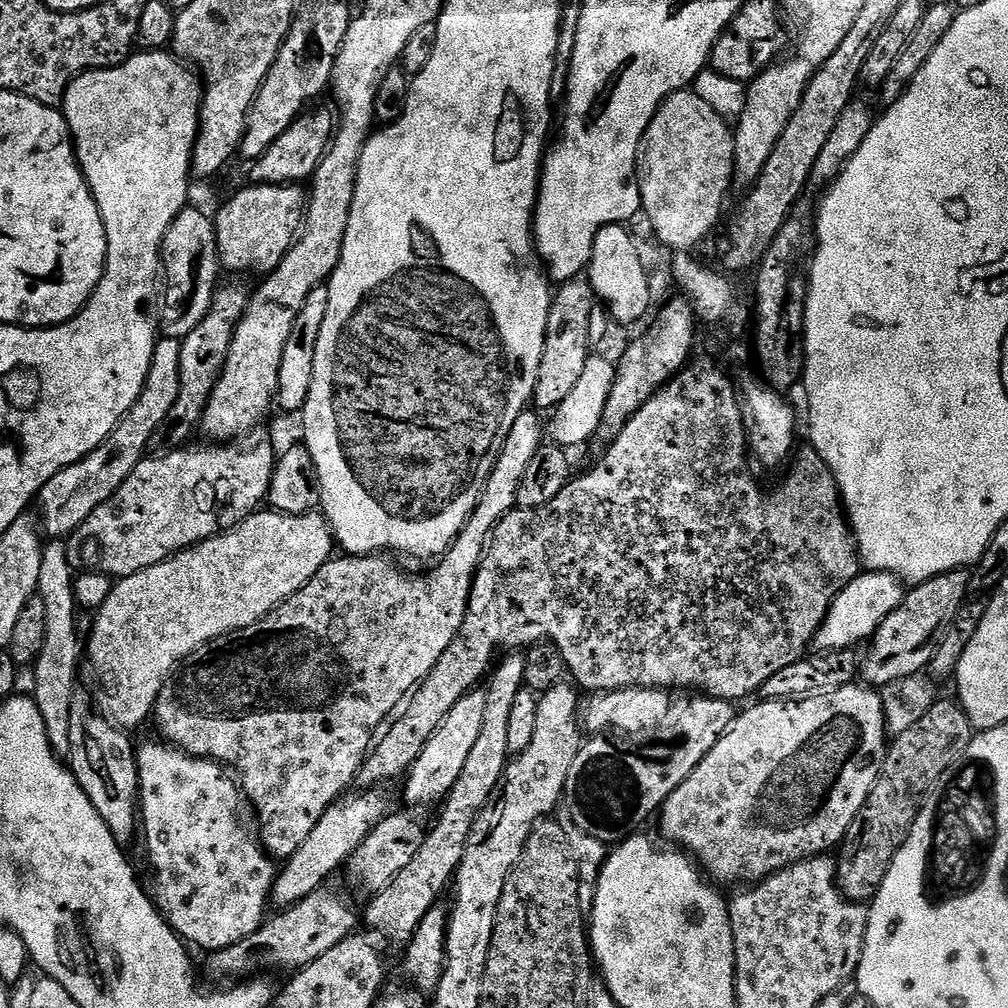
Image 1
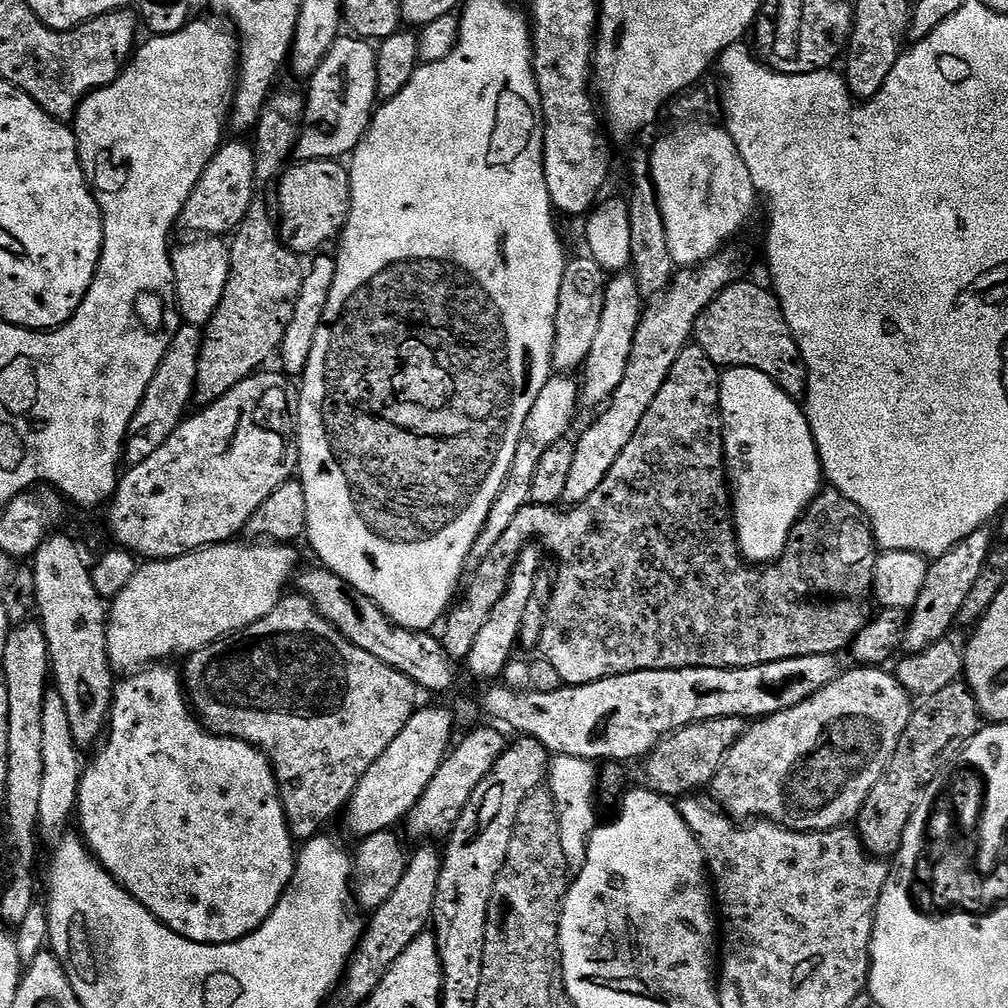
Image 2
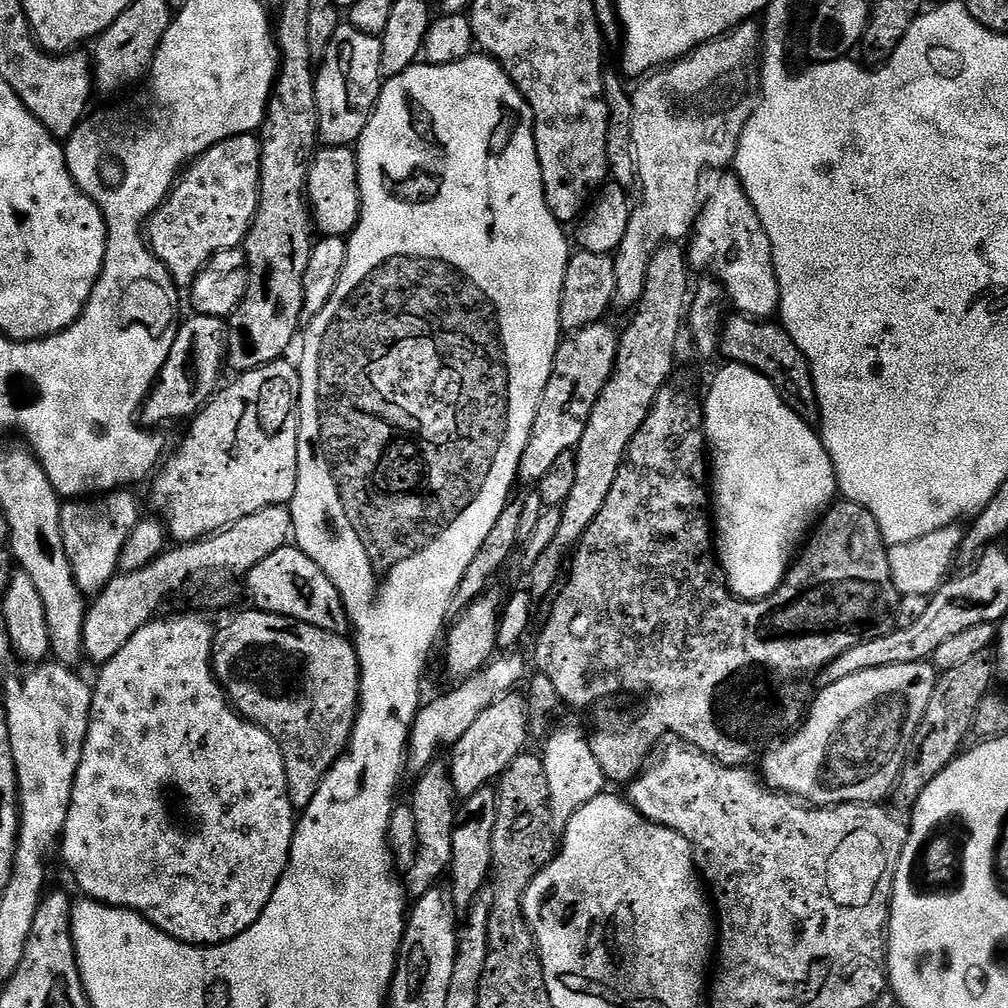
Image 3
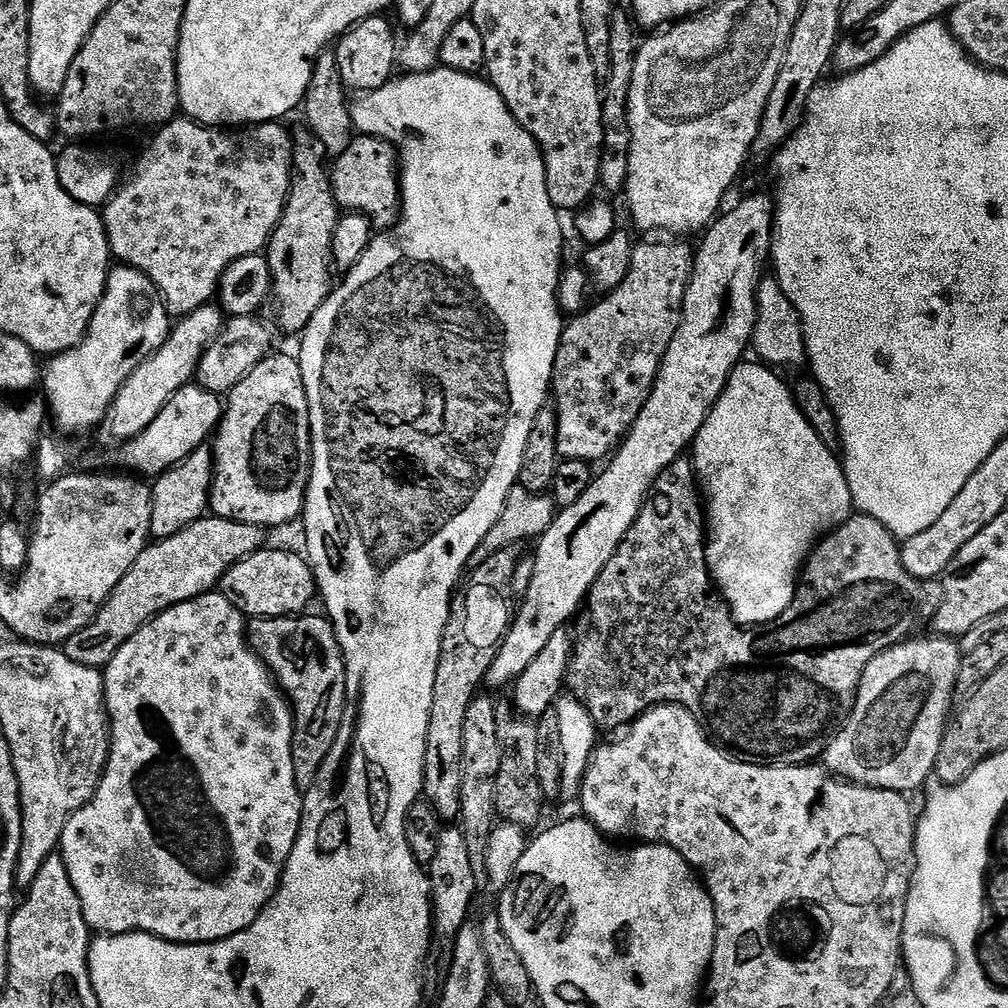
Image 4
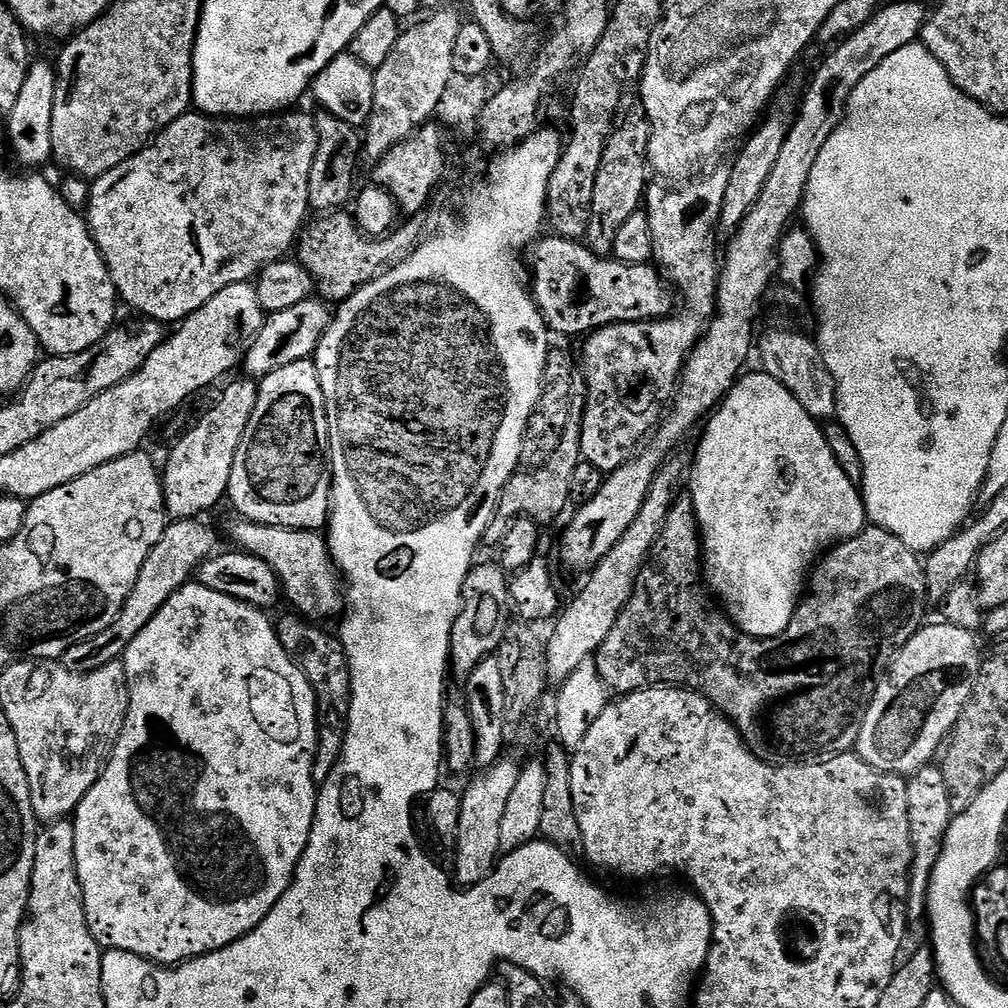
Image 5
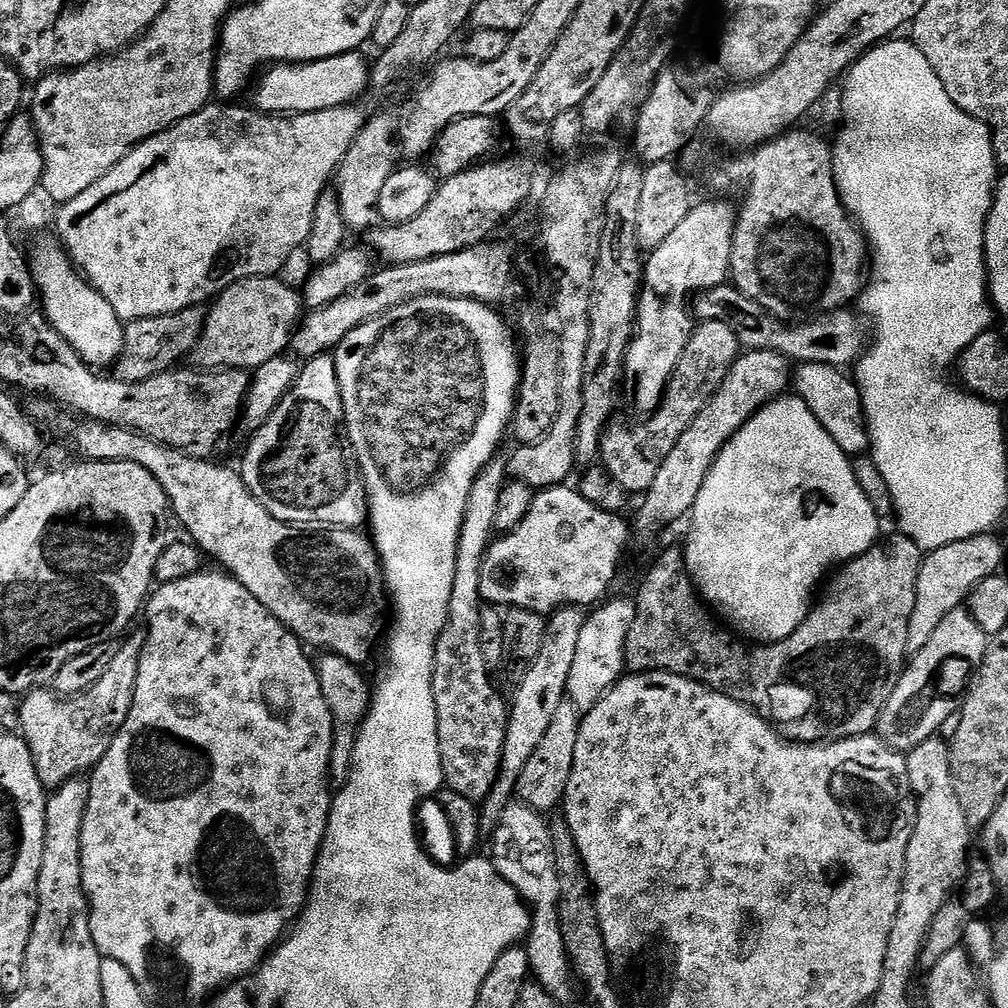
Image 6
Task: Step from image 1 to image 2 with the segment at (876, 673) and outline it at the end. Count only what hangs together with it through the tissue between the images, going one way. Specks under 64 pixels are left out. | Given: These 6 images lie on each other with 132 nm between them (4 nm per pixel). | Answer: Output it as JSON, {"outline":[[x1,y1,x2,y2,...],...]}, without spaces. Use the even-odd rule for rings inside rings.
{"outline":[[987,527,967,535,956,547,946,554,935,557,929,565,926,584,915,606,910,610,903,649,909,654,920,653,934,642,947,636,953,629,962,605,975,585,985,562,994,547,994,534]]}

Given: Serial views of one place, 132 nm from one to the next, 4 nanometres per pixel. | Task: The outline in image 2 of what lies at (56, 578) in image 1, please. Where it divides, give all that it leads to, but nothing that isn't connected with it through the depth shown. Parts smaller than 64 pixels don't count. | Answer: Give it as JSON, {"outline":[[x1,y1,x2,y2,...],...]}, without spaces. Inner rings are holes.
{"outline":[[50,690,43,700,42,714,42,787,38,802,38,828,41,837,55,841,65,833,68,820,76,809,77,788,83,772,80,750,73,742,73,731,66,715,66,706,59,693]]}

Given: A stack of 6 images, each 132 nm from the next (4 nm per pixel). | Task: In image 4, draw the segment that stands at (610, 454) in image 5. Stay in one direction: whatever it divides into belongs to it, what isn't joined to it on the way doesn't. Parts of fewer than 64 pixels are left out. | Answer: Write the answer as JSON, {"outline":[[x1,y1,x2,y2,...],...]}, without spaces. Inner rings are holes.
{"outline":[[637,243,625,280,565,323,551,386,558,418,558,450,563,459,603,461,627,436,652,393,660,364,684,316,684,295,692,277,693,259,693,249,684,244]]}

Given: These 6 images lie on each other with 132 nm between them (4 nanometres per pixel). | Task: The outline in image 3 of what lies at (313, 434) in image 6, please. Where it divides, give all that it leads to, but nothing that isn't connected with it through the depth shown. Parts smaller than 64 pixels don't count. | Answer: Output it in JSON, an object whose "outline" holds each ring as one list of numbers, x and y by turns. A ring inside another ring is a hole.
{"outline":[[288,358,275,360,252,372,245,372,235,377,236,381,227,388,221,387,216,395,192,417,187,425,188,433,184,441,176,448,176,453,159,465,158,471,151,477,152,504,161,512,163,523,168,529,168,535,177,545,193,544,195,540,205,540,208,536,215,536,217,532,223,532,234,522,246,518,250,514,258,514,258,510,266,510,266,506,278,506,279,504,291,505,294,498,294,490,298,486,298,434,300,433,300,370,295,363]]}

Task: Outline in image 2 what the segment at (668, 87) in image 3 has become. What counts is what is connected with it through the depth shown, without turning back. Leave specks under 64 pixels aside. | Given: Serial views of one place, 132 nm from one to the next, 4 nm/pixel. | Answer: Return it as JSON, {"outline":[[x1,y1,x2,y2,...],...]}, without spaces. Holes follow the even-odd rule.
{"outline":[[625,270,613,275,605,286,605,306,602,310,595,341,590,354,582,367,585,380,582,380,581,395,588,404,607,403,620,382,624,380,624,373,632,352,635,331,638,330,641,316,646,307,645,297,639,292,638,282,631,271]]}

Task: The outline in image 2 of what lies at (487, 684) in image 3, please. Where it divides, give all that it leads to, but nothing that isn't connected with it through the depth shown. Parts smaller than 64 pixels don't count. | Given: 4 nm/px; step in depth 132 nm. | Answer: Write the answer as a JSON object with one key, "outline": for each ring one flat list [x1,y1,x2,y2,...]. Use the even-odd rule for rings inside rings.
{"outline":[[423,708,412,713,406,726,402,726,398,738,394,738,394,742,390,742,390,746,386,746,386,750,382,750,382,754,376,759,374,766,370,766,370,770,366,770,366,774,362,774,351,800,348,801,346,805,348,828,356,835,356,838,378,834,378,830,395,829,396,823,399,820,401,823,412,811,418,798,422,798,426,786,430,786,430,778,434,778,434,774,438,774,438,766,442,766,444,757,448,755,450,745,453,743,453,713,449,709,447,712,444,708]]}

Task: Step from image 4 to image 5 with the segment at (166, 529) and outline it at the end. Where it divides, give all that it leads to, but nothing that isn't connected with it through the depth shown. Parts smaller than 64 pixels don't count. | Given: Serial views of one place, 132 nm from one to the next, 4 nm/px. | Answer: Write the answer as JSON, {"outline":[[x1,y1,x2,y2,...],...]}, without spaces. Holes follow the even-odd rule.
{"outline":[[252,378,243,379,229,379,223,385,224,393,173,446,168,461,162,464,164,508,173,521,203,517,203,512,210,511,220,499,223,501,227,497,230,473,234,471,234,458,238,454,242,434,246,434,250,414,254,414,254,406,258,402,257,381]]}

